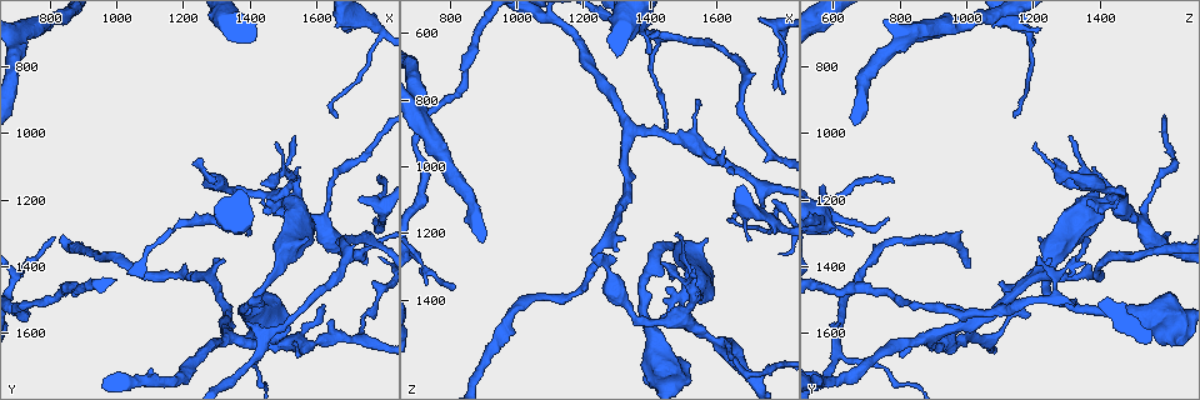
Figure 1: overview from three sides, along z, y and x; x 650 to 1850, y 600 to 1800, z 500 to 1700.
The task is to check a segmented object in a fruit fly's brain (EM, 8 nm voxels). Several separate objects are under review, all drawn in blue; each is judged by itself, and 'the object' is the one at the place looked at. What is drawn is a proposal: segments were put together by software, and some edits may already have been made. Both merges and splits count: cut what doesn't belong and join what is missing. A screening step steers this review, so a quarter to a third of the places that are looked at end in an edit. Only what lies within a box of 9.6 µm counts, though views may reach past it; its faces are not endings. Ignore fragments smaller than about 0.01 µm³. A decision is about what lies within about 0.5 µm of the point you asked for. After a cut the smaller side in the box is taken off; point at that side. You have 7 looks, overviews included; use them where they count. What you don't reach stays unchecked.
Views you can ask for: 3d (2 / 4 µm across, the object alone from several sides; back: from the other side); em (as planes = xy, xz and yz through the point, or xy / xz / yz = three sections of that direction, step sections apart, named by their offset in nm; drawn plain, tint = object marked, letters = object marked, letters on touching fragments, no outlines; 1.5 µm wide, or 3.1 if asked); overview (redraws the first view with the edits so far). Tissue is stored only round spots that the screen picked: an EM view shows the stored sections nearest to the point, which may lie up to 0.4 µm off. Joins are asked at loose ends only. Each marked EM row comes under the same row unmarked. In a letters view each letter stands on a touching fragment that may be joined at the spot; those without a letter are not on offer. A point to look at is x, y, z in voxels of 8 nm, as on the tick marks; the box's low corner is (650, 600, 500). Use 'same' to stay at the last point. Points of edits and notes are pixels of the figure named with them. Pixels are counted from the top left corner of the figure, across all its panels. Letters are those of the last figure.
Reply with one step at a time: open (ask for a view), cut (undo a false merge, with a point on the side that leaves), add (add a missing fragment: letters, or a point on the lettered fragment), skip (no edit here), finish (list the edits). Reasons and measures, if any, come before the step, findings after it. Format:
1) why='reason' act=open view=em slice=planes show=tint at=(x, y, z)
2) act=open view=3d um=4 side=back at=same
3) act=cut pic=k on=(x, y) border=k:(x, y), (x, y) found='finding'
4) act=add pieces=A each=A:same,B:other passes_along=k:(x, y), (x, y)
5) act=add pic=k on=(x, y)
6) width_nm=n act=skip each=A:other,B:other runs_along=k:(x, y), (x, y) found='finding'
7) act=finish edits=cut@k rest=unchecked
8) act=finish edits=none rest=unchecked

why='branch stops here' act=open view=3d um=2 at=(1780, 1250, 770)

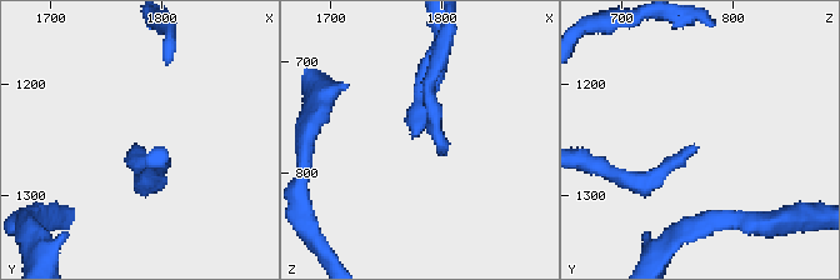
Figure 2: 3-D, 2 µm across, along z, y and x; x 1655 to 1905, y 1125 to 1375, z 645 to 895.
why='need the tissue' act=open view=em slice=planes show=letters at=(1776, 1258, 766)

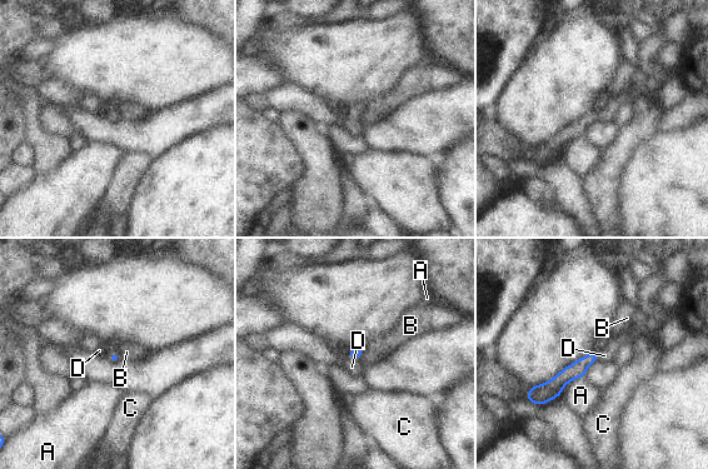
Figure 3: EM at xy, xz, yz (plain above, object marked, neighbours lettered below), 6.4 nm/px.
longest_contact=A:200nm act=add pic=3 on=(352, 367) each=A:other,B:other,C:other,D:same passes_along=3:(355, 350), (350, 357), (352, 367) found='it goes on there'

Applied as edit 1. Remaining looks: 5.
why='see it whole again' act=open view=overview

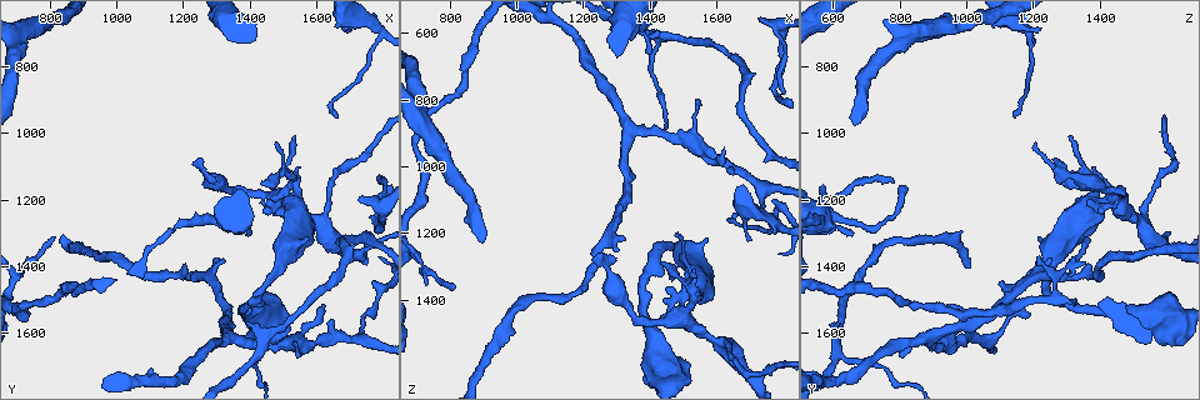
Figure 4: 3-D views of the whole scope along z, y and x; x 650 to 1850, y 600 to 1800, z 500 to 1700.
why='abrupt turn' act=open view=em slice=planes show=letters at=(1430, 1670, 610)

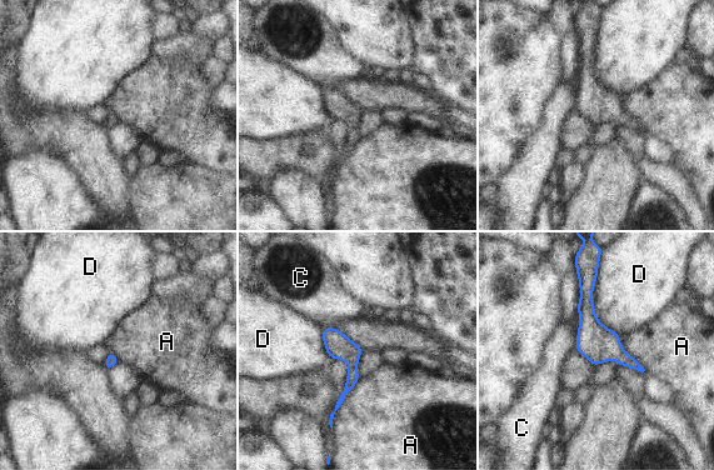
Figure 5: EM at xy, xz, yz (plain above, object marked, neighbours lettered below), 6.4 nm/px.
width_nm=170 longest_contact=D:480nm act=skip each=A:other,C:other,D:other found='one cell here'

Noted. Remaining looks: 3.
why='tapers out' act=open view=3d um=4 at=(1660, 960, 1150)

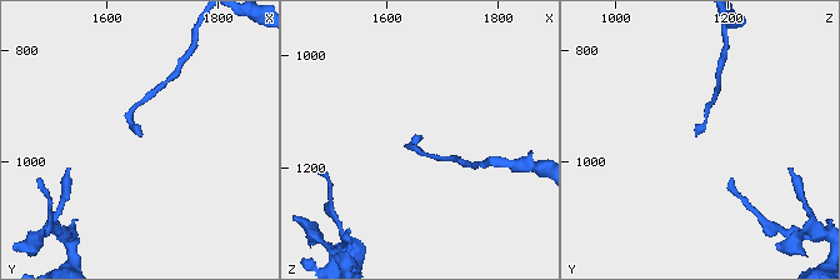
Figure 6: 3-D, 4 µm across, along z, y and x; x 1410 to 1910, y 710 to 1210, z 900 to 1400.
why='need the tissue' act=open view=em slice=xy step=8 show=letters at=(1660, 955, 1145)

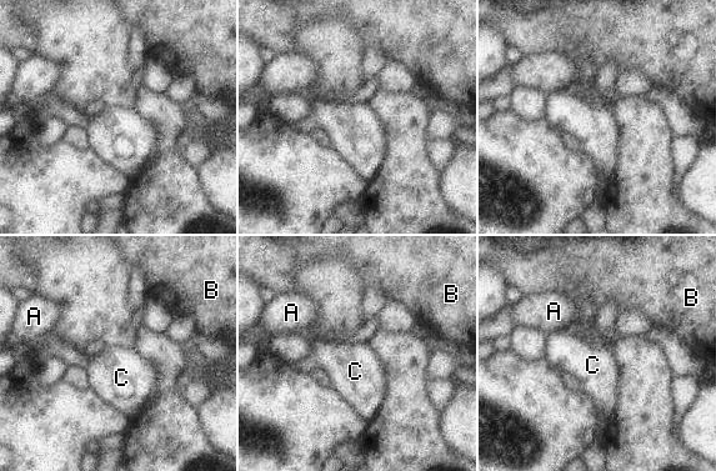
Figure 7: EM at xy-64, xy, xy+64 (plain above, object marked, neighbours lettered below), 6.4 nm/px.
why='another direction' act=open view=em slice=planes show=letters at=same

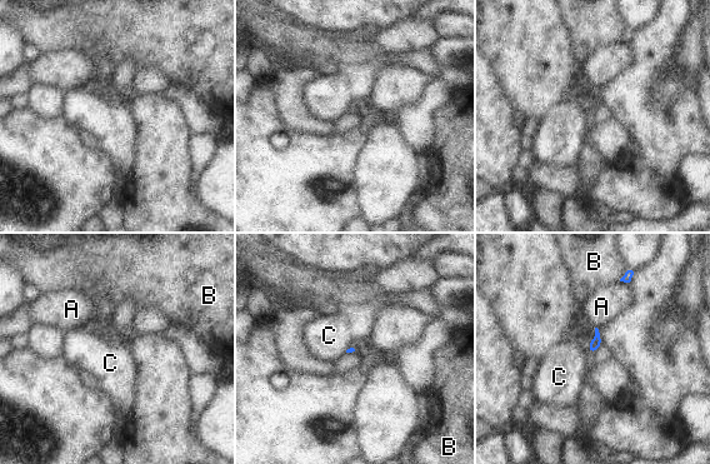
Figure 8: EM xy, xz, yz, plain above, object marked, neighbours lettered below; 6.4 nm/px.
act=skip each=A:other,B:other,C:other found='no lettered fragment goes on from it'

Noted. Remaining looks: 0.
act=finish edits=add@3 rest=unchecked

